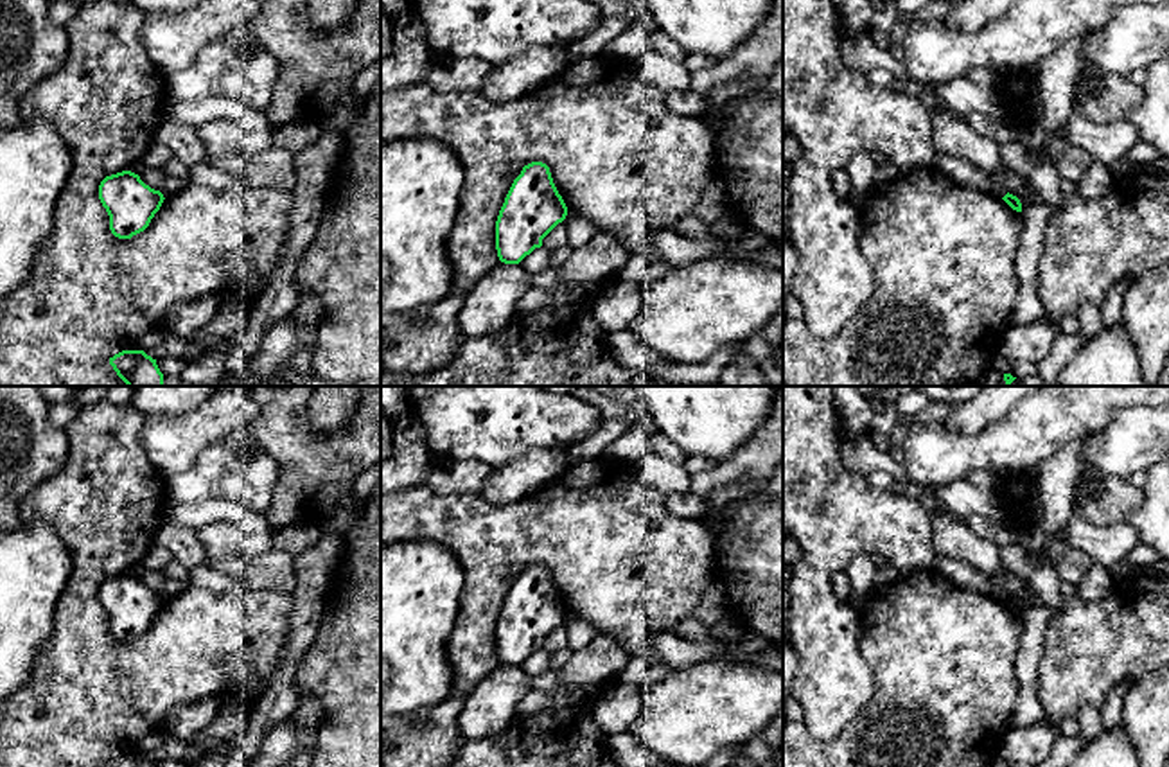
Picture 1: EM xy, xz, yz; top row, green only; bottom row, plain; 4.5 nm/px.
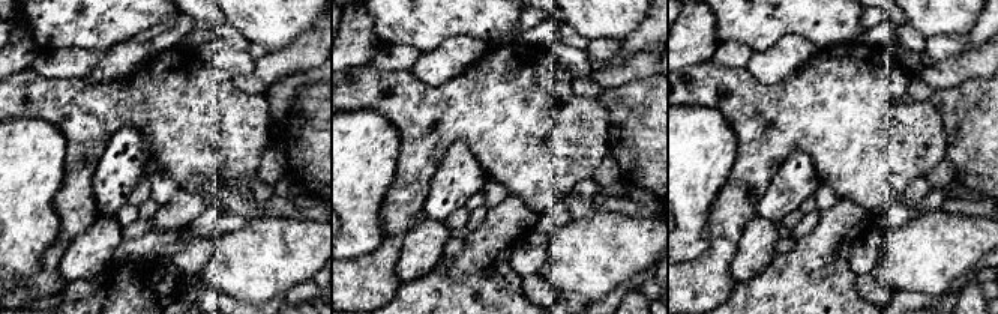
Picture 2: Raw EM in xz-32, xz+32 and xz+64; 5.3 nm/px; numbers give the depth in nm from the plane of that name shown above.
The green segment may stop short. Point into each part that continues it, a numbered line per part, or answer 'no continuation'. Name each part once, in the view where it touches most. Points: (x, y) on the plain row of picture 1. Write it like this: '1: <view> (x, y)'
no continuation

